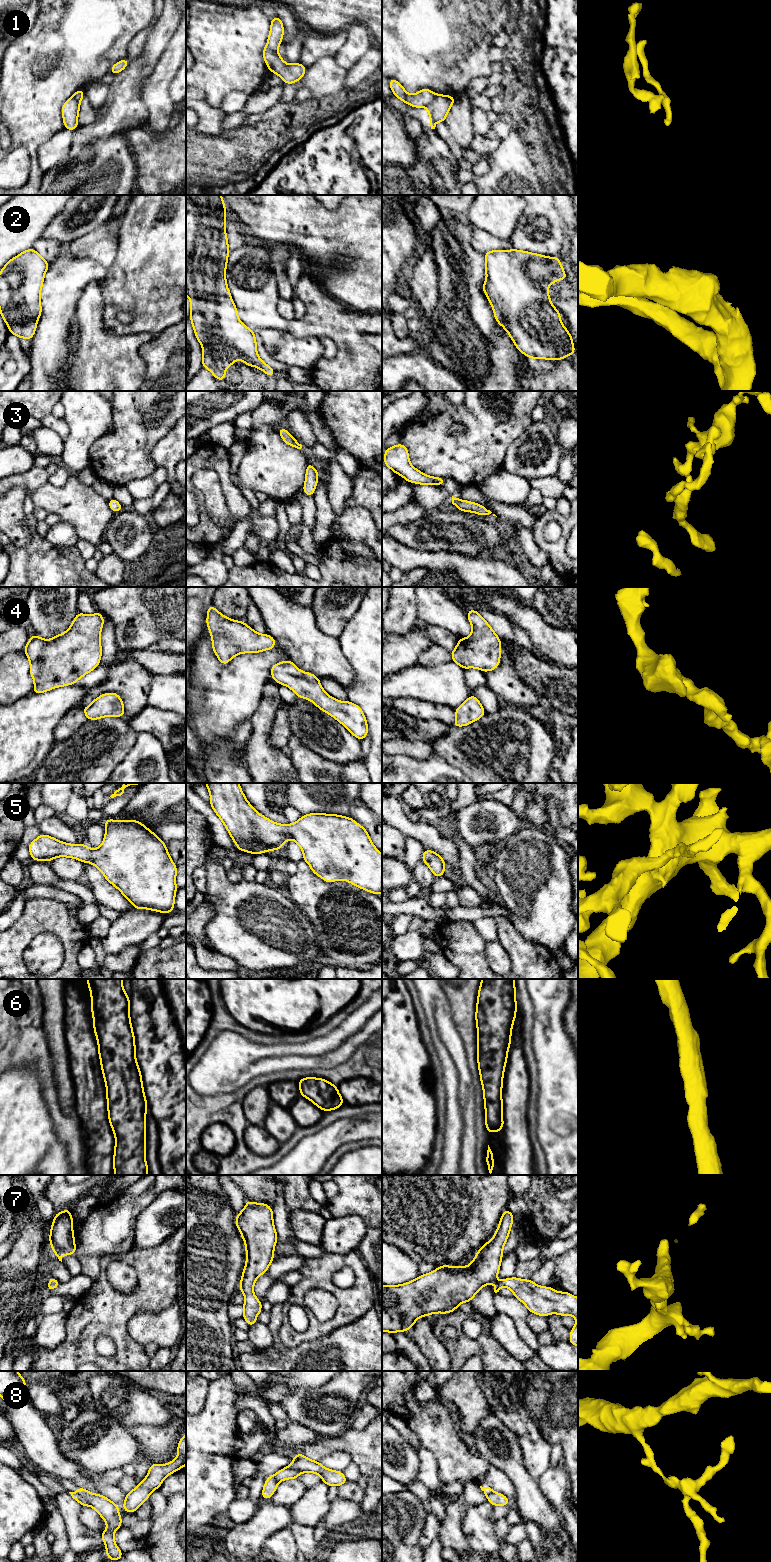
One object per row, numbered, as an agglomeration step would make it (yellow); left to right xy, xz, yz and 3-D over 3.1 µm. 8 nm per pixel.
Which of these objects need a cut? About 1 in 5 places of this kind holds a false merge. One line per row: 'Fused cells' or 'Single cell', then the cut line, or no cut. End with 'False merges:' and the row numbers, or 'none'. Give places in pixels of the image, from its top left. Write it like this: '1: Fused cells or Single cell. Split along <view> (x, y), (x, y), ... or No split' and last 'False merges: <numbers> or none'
1: Fused cells. Split along yz (436, 95), (426, 106)
2: Single cell. No split
3: Single cell. No split
4: Single cell. No split
5: Single cell. No split
6: Single cell. No split
7: Single cell. No split
8: Fused cells. Split along xy (77, 1492), (89, 1504)
False merges: 1, 8

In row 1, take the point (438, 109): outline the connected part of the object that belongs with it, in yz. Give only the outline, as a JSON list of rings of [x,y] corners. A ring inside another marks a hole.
[[[438,94],[434,100],[426,106],[430,117],[431,129],[435,129],[437,122],[446,121],[447,114],[455,100],[456,97],[454,96]]]

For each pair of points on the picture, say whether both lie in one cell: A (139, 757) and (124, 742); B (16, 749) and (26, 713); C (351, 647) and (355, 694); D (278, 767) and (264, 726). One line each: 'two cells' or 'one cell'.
A: two cells
B: one cell
C: one cell
D: one cell

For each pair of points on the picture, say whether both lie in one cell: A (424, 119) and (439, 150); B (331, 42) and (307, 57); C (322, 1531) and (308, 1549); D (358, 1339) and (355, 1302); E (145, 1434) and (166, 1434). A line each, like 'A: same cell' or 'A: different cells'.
A: different cells
B: same cell
C: different cells
D: different cells
E: same cell

